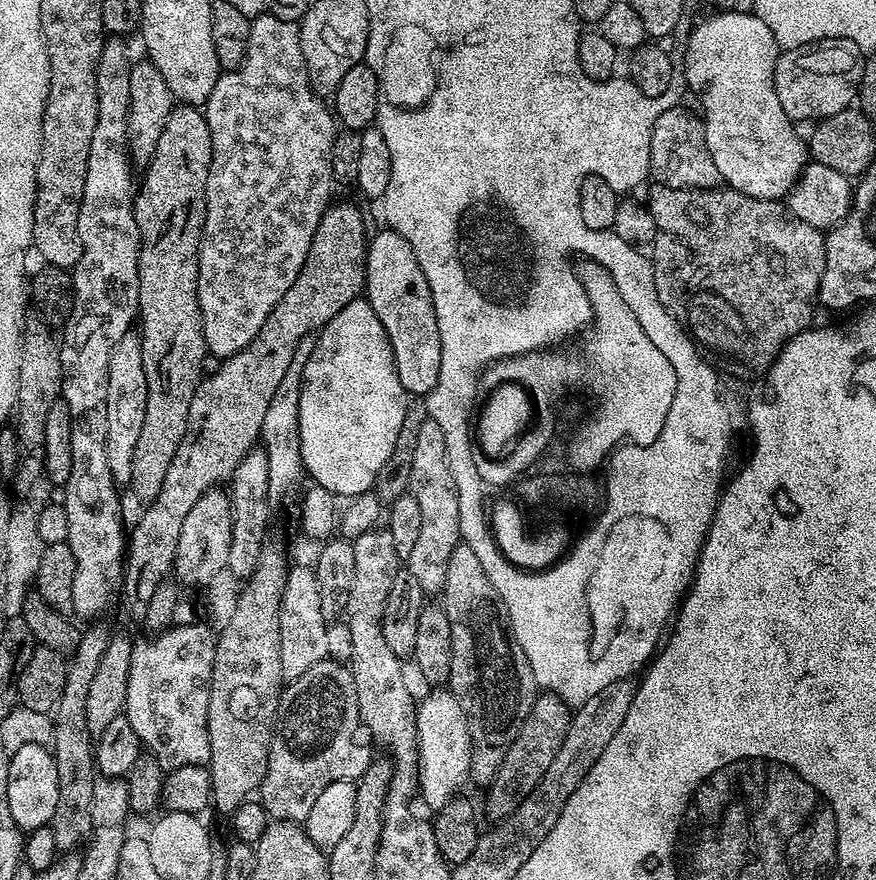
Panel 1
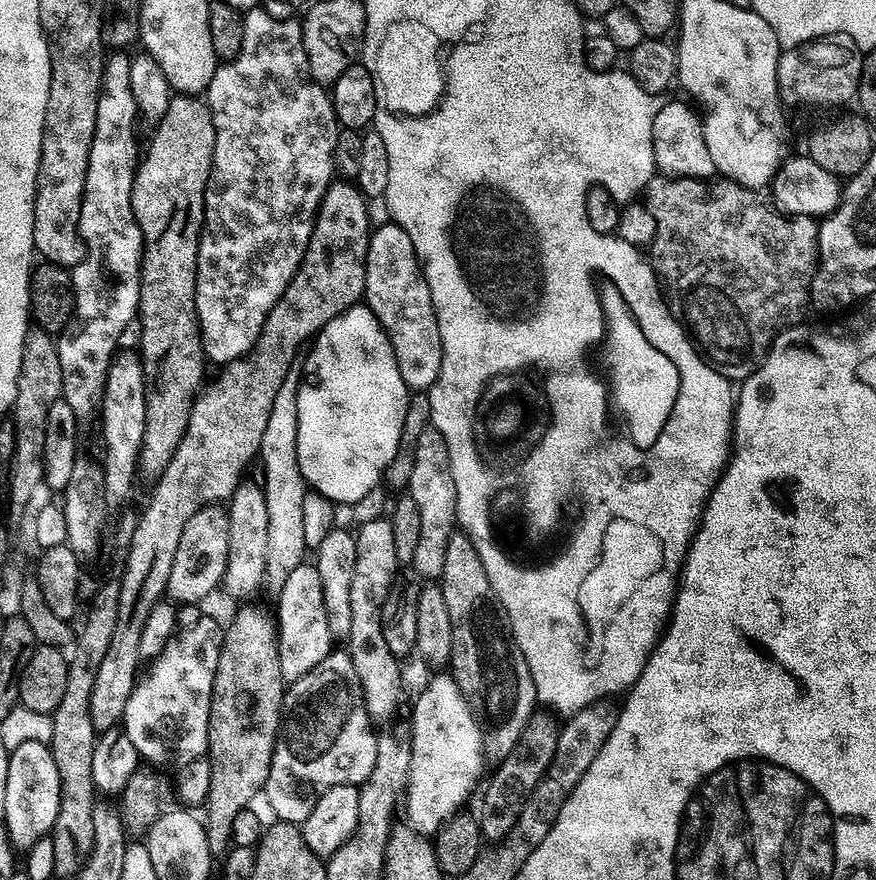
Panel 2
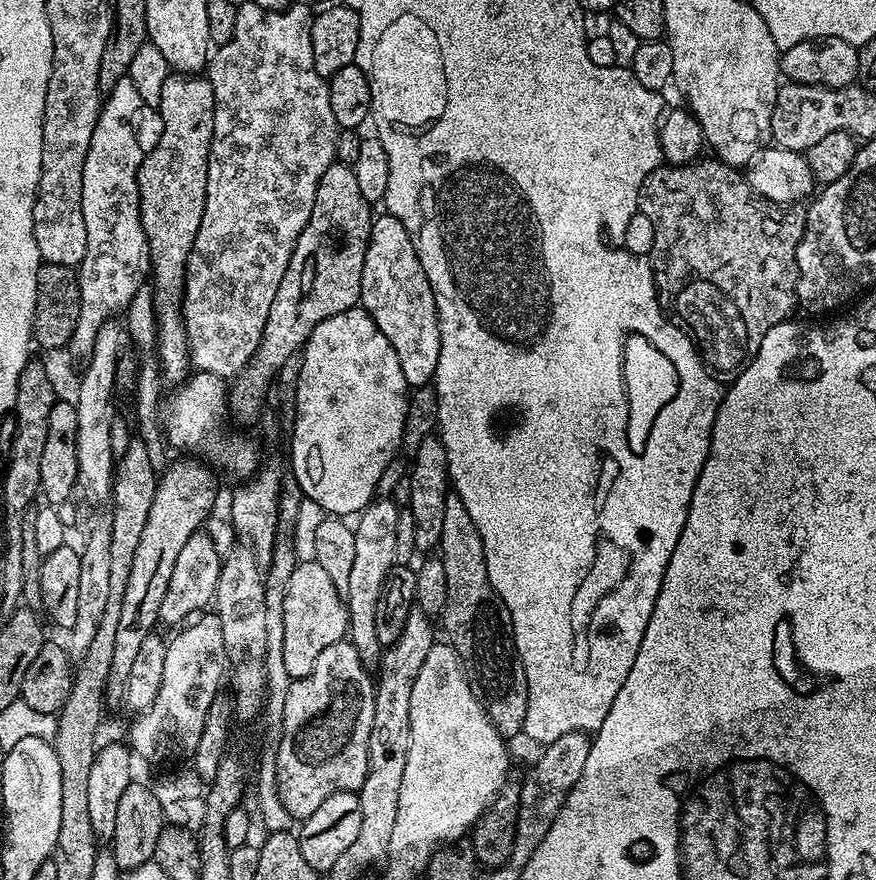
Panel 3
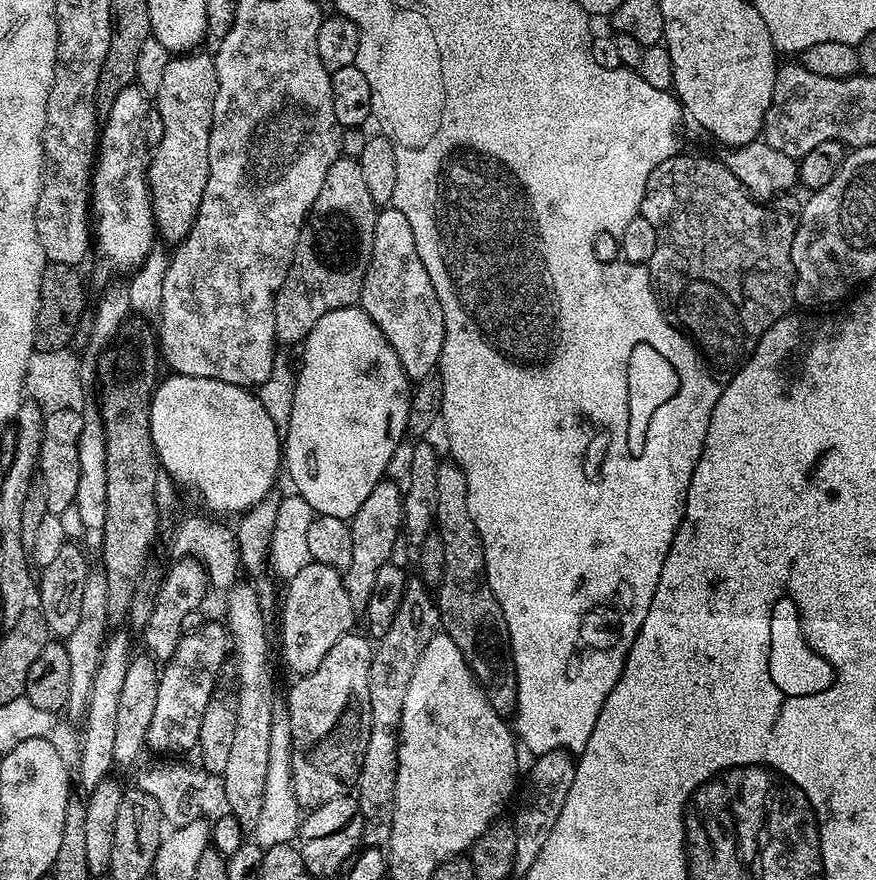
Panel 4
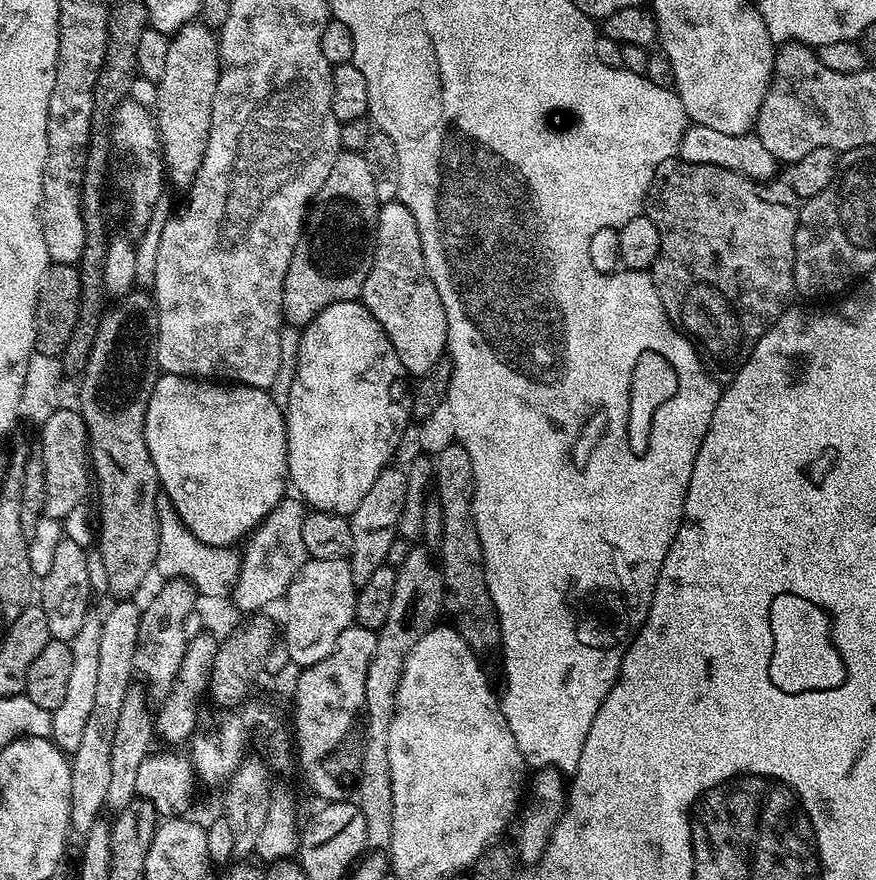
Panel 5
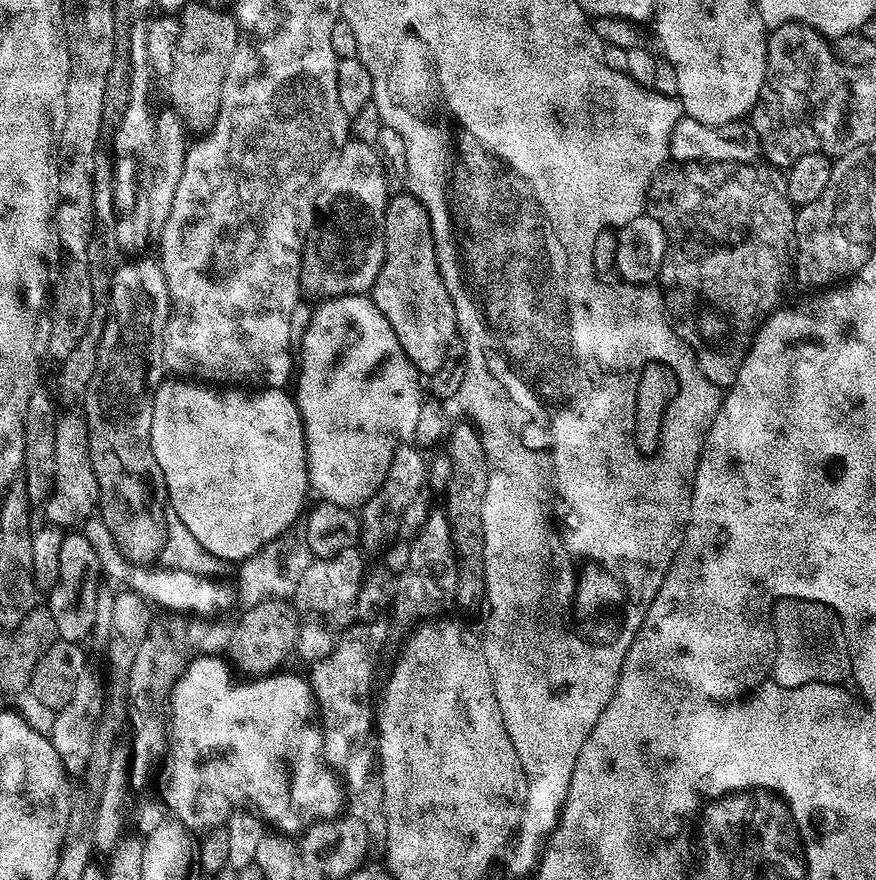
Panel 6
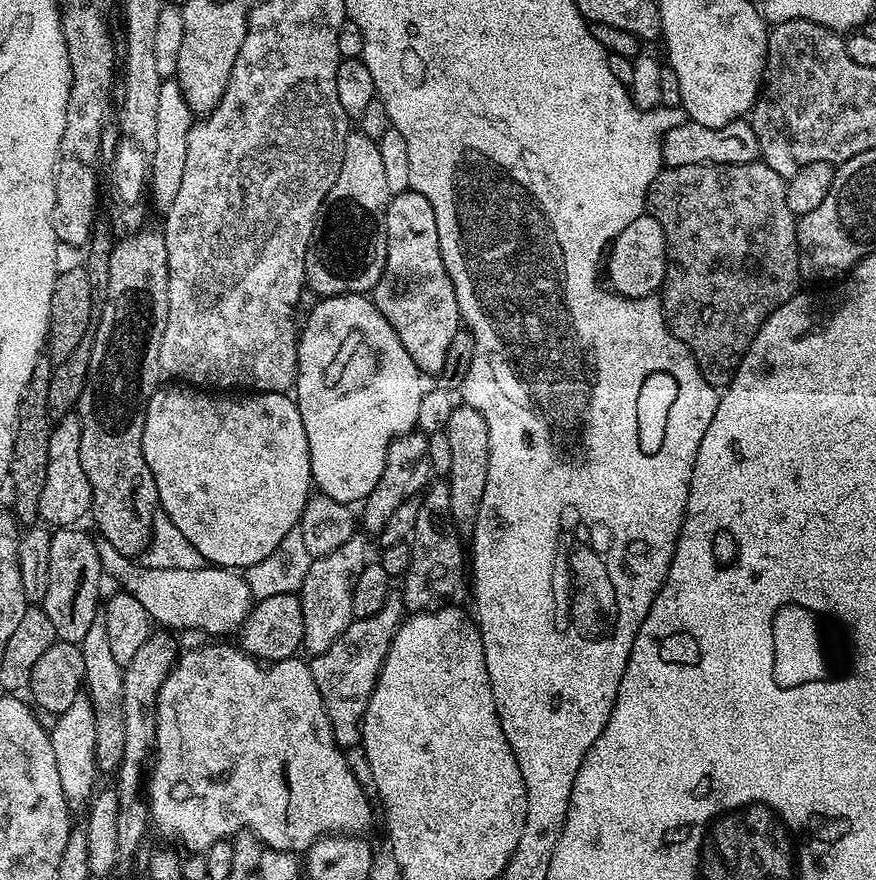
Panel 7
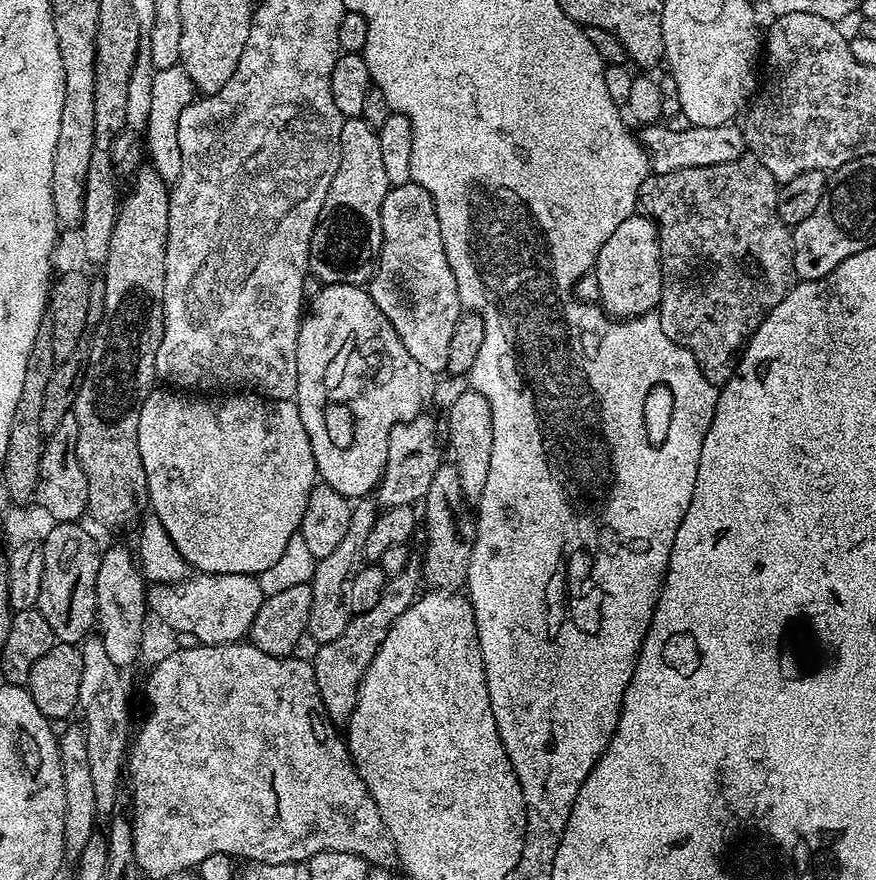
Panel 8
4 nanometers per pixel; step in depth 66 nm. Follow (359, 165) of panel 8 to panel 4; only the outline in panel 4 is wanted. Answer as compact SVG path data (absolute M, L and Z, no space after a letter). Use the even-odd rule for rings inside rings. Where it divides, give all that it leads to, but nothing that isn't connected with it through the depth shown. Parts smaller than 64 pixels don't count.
M337 158L330 170L326 170L326 182L322 182L322 190L318 190L318 198L314 198L308 219L304 221L298 234L292 265L288 267L282 286L276 291L274 330L281 345L299 345L308 337L314 322L318 322L322 314L328 314L330 310L353 307L359 301L362 282L366 278L374 246L374 222L377 211L378 206L370 198L370 190L366 190L359 163L352 158Z

